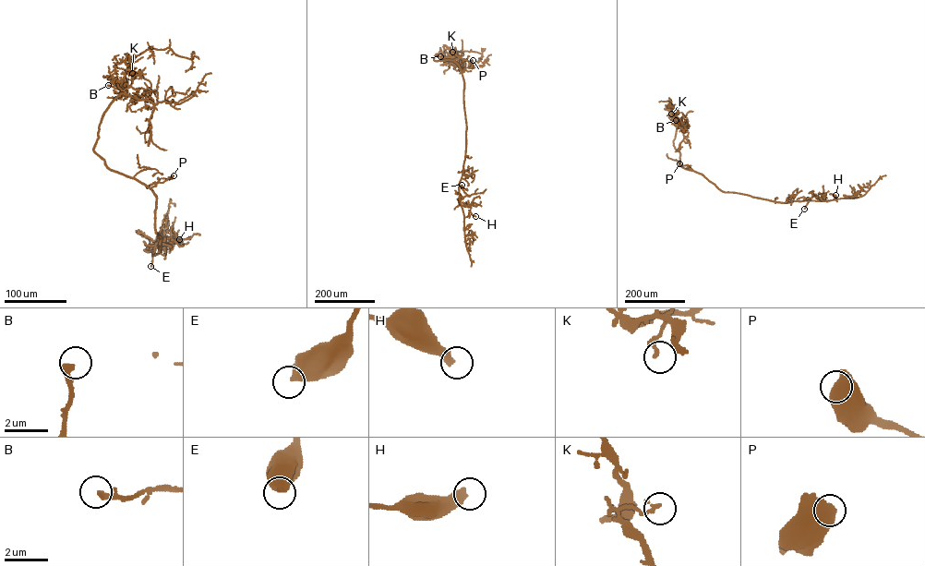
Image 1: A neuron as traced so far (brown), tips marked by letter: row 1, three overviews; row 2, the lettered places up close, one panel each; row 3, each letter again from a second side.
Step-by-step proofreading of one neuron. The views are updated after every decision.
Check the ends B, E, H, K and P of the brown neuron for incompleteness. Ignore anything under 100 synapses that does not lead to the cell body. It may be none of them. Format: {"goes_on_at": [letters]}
{"goes_on_at": []}

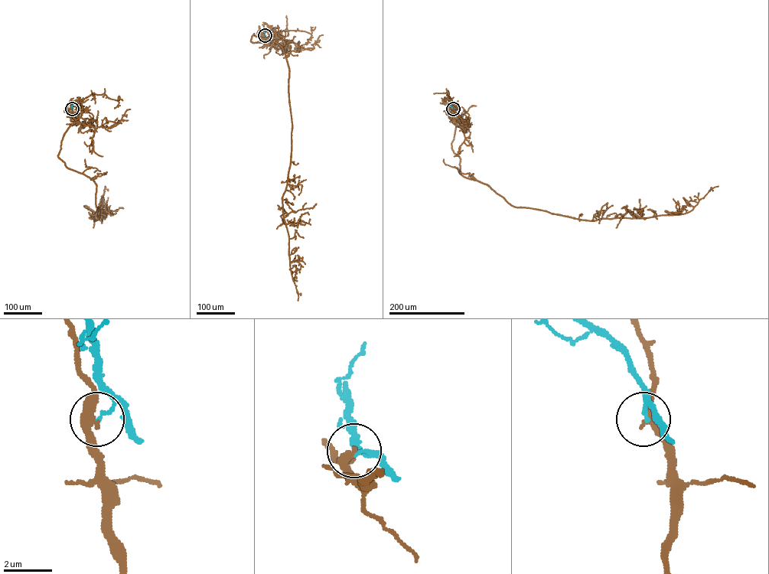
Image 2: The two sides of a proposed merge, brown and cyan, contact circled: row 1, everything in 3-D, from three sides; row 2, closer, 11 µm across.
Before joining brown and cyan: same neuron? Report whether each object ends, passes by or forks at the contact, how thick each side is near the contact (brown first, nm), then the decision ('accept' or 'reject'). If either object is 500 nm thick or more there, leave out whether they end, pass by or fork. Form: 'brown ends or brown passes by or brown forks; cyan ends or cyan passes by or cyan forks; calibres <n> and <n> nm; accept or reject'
brown passes by; cyan ends; calibres 280 and 140 nm; reject

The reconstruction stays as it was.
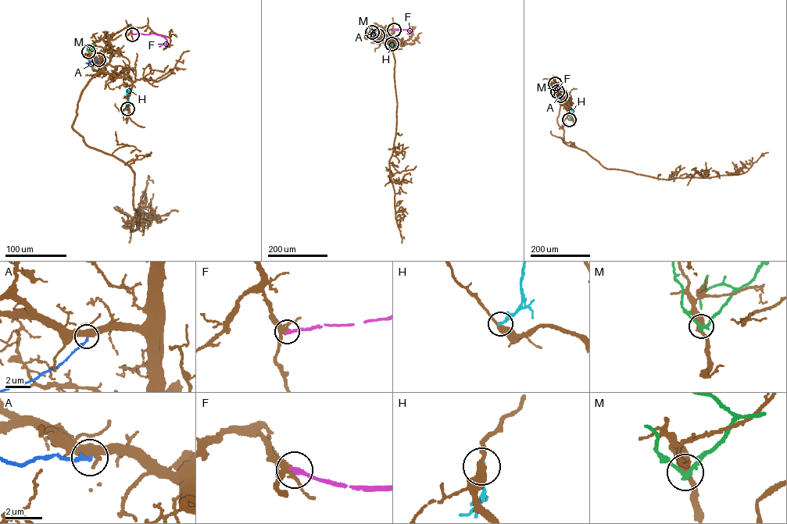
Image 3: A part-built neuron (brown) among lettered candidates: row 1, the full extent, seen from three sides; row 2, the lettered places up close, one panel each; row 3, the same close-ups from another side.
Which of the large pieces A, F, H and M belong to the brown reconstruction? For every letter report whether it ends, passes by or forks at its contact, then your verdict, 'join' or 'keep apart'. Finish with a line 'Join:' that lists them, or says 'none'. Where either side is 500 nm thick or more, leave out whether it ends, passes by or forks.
A: it ends there; keep apart
F: it ends there; keep apart
H: it ends there; keep apart
M: it passes by; keep apart
Join: none

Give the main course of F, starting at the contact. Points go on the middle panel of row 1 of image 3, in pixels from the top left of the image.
F: (394, 30), (410, 31), (407, 33)

